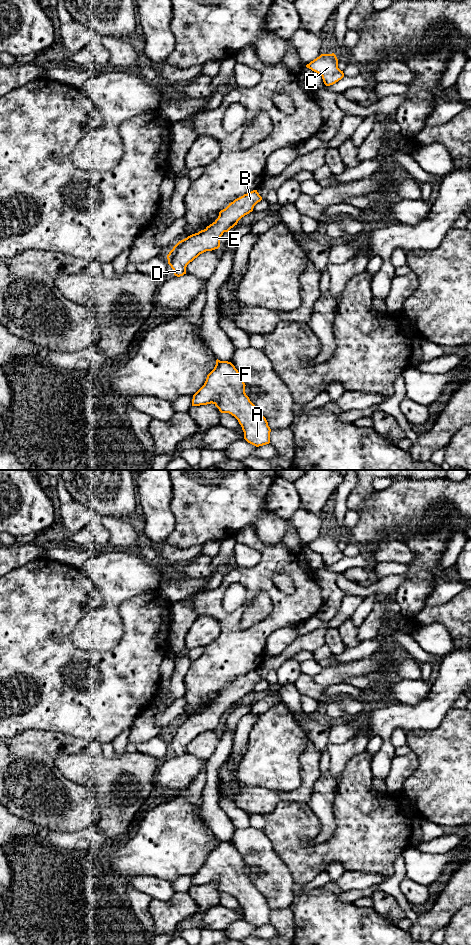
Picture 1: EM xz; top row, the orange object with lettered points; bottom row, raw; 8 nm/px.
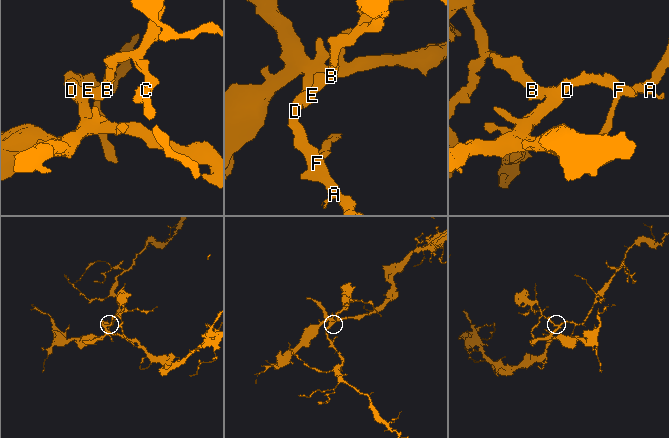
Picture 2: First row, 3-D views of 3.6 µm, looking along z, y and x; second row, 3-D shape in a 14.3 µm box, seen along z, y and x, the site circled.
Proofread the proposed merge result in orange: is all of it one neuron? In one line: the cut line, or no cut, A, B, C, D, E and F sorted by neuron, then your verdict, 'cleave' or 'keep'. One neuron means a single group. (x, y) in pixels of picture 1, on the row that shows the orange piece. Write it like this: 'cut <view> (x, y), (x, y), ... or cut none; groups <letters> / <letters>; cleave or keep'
cut none; groups A B C D E F; keep

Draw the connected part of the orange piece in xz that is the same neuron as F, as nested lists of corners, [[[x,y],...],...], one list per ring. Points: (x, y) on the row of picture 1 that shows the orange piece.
[[[217,359],[204,385],[193,395],[192,406],[212,403],[221,413],[229,413],[238,420],[248,443],[256,447],[269,444],[271,429],[266,418],[246,395],[245,386],[231,362]]]

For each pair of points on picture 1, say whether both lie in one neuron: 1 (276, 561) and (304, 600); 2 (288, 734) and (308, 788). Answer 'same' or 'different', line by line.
1: same
2: different

